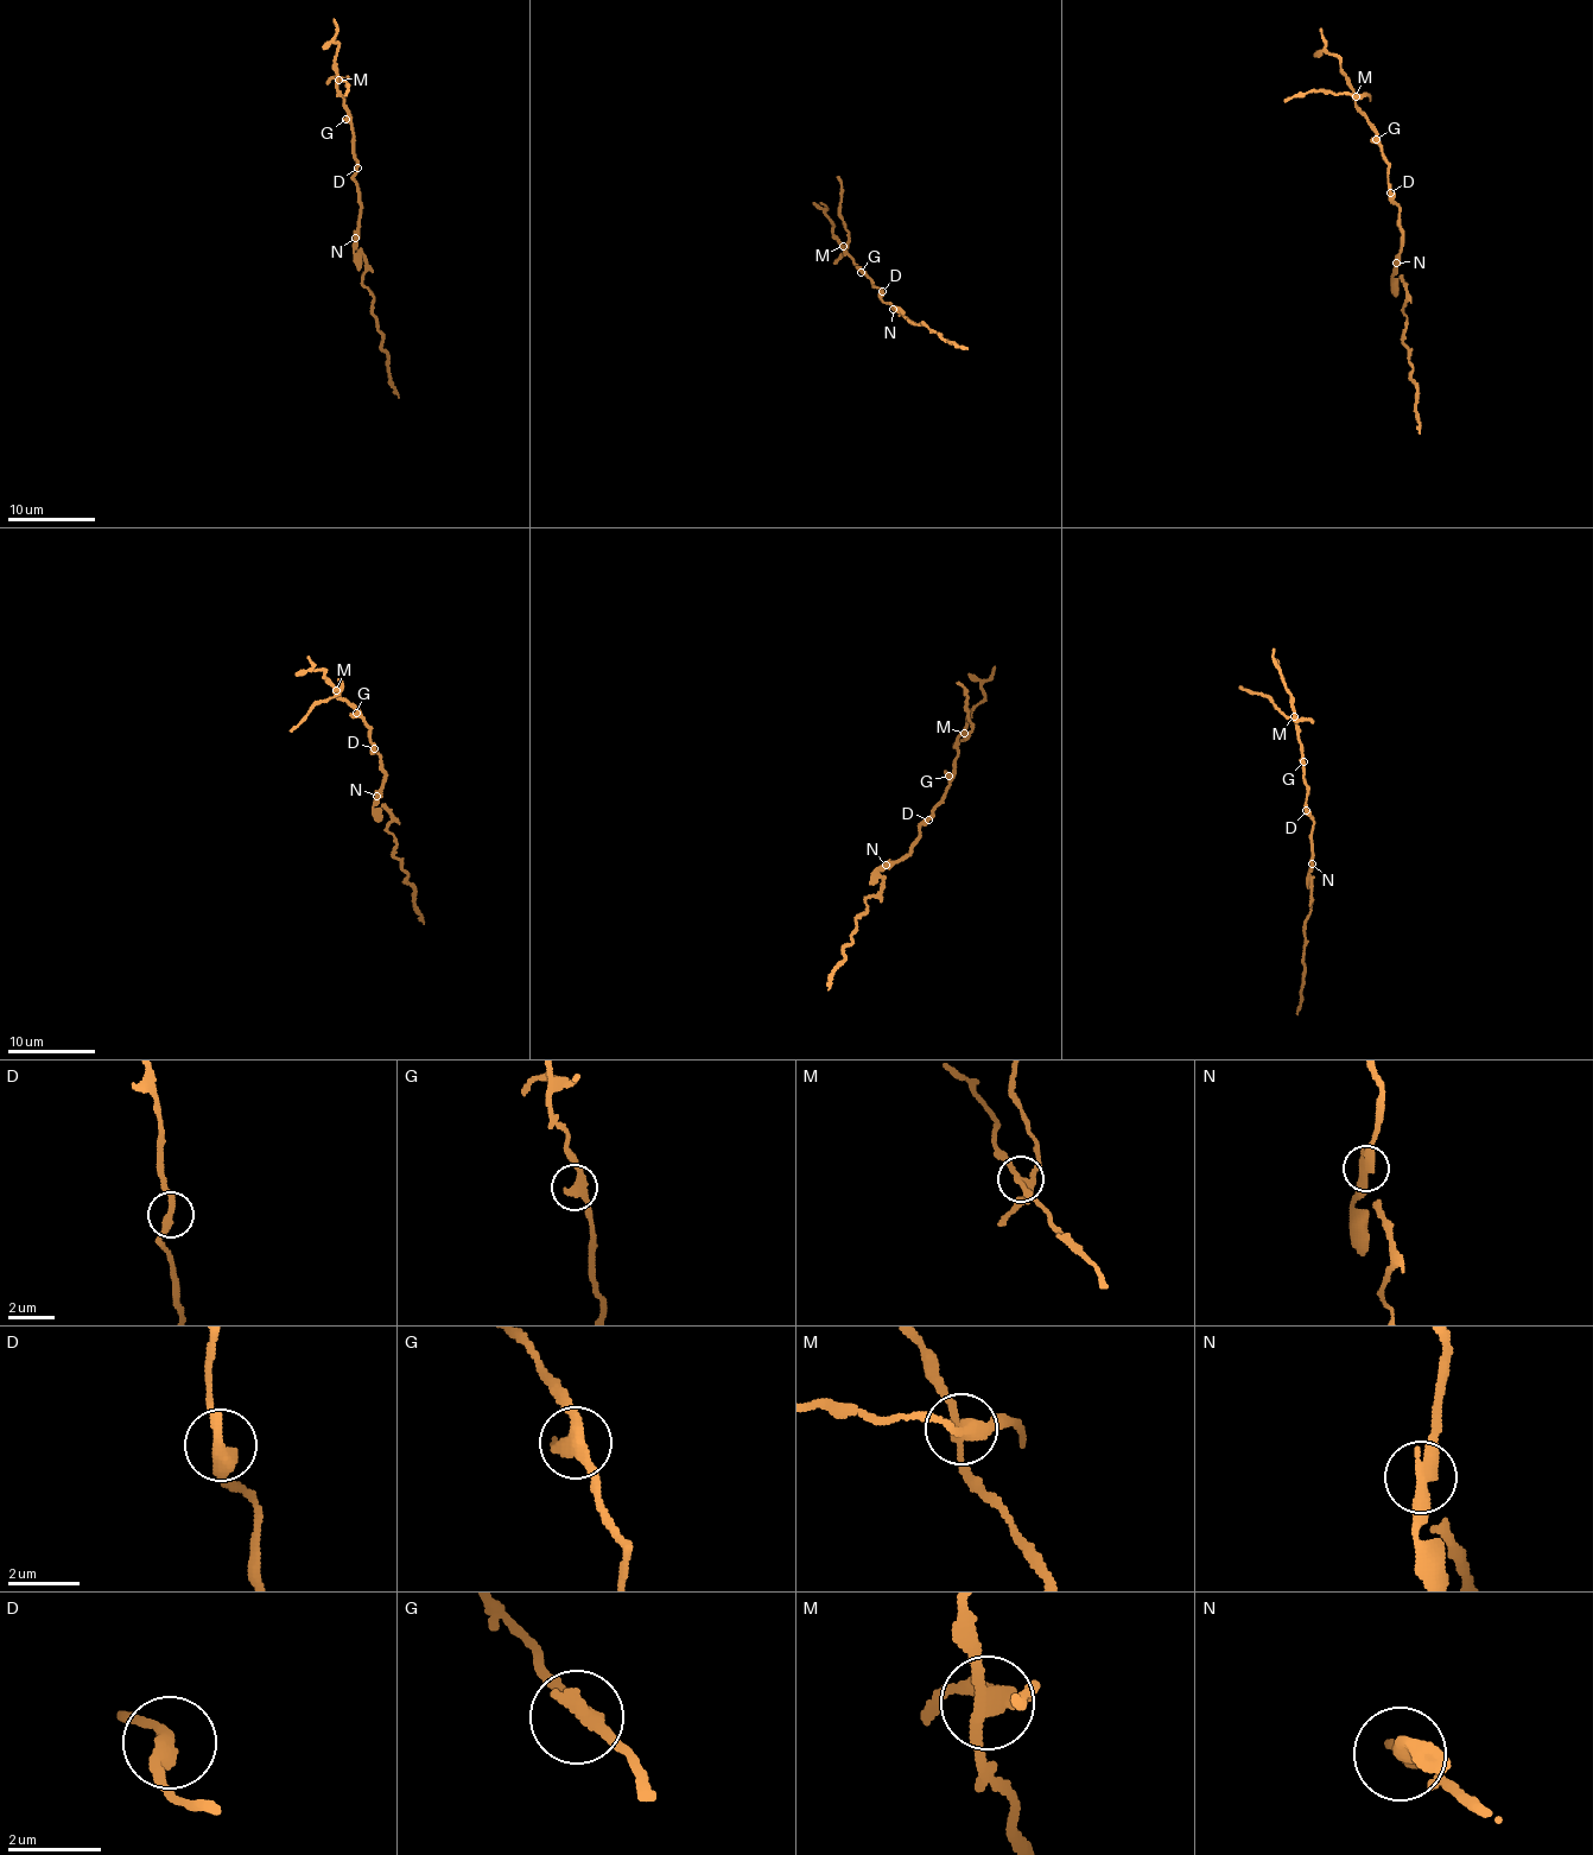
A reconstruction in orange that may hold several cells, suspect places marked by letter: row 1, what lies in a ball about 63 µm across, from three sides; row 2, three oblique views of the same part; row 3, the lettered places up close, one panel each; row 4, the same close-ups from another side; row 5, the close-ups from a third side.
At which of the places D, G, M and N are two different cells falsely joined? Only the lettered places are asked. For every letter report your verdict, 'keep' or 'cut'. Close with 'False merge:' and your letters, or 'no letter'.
D: keep
G: keep
M: cut
N: cut
False merge: M, N

